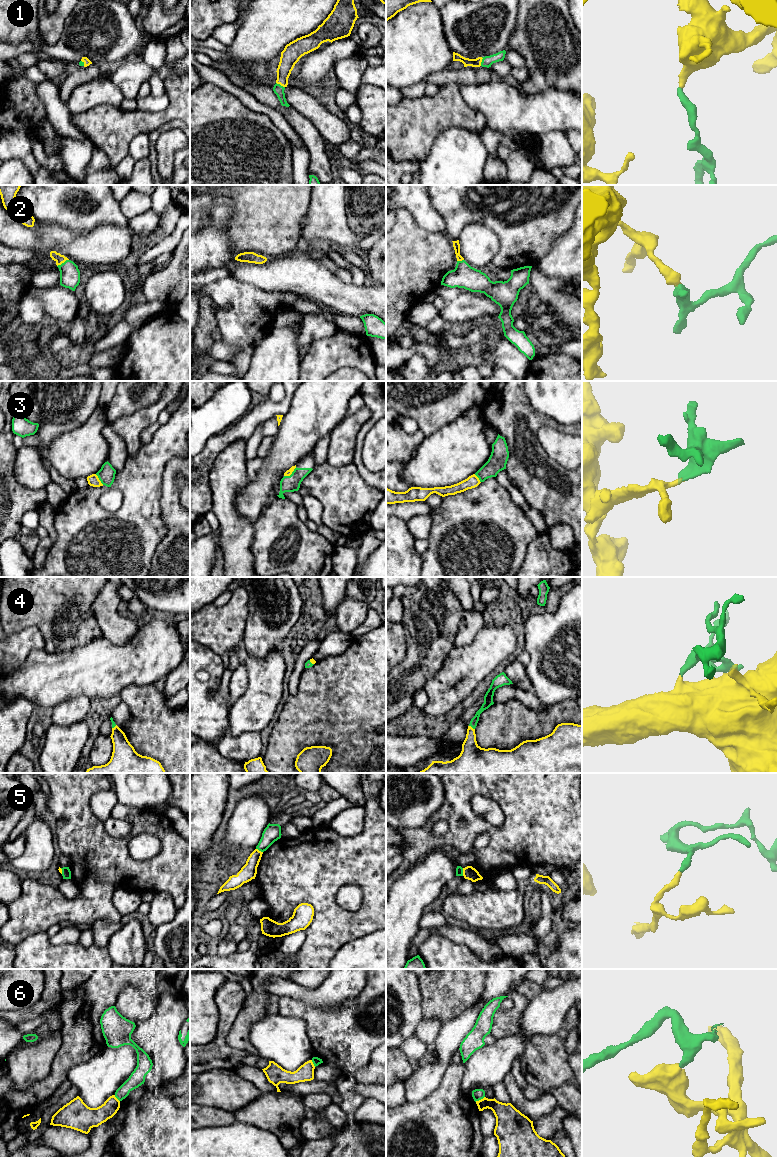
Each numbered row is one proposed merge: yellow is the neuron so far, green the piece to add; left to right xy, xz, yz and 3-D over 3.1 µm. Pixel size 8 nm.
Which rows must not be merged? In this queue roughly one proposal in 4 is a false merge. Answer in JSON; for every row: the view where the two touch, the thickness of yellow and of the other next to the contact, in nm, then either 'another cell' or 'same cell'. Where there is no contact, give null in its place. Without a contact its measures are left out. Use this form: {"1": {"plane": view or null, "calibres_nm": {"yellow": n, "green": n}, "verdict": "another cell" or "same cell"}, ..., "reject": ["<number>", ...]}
{"1": {"plane": "xz", "calibres_nm": {"yellow": 150, "green": 80}, "verdict": "same cell"}, "2": {"plane": "xy", "calibres_nm": {"yellow": 70, "green": 160}, "verdict": "same cell"}, "3": {"plane": "xz", "calibres_nm": {"yellow": 50, "green": 130}, "verdict": "same cell"}, "4": {"plane": "yz", "calibres_nm": {"yellow": 220, "green": 80}, "verdict": "same cell"}, "5": {"plane": "yz", "calibres_nm": {"yellow": 110, "green": 60}, "verdict": "another cell"}, "6": {"plane": "yz", "calibres_nm": {"yellow": 180, "green": 90}, "verdict": "another cell"}, "reject": ["5", "6"]}

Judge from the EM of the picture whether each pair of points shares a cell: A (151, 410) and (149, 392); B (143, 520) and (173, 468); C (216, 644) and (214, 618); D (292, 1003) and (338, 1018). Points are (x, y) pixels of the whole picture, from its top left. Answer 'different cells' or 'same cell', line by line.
A: different cells
B: different cells
C: same cell
D: same cell

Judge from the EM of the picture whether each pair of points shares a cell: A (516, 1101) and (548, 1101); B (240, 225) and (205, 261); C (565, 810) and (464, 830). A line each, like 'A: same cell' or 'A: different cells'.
A: same cell
B: different cells
C: same cell

